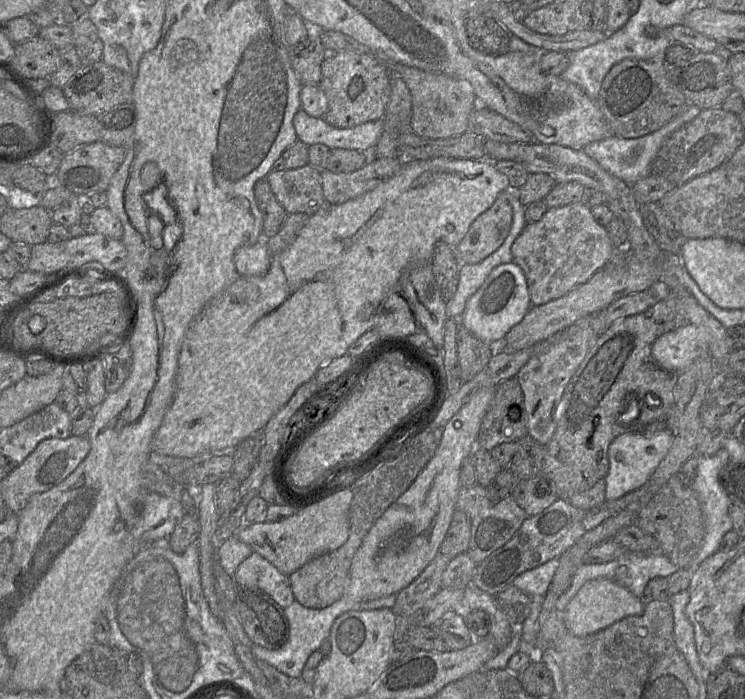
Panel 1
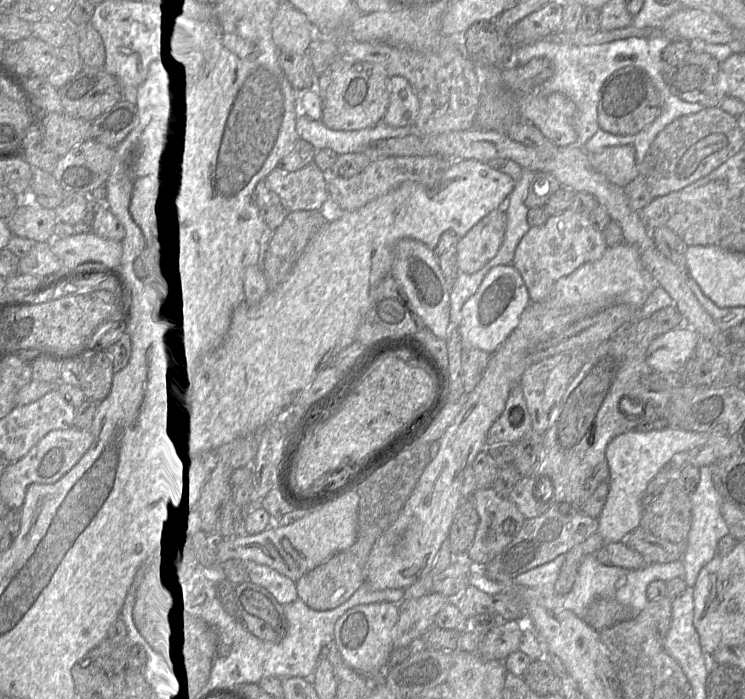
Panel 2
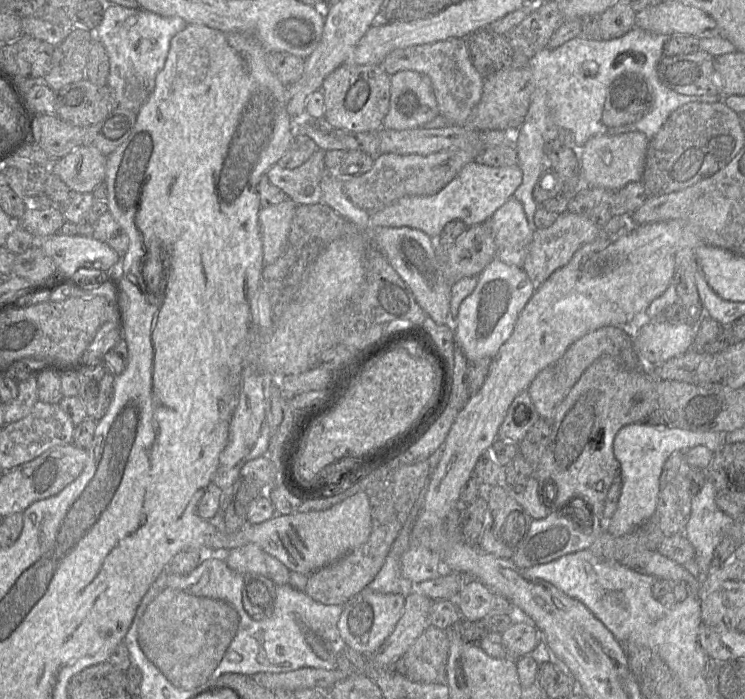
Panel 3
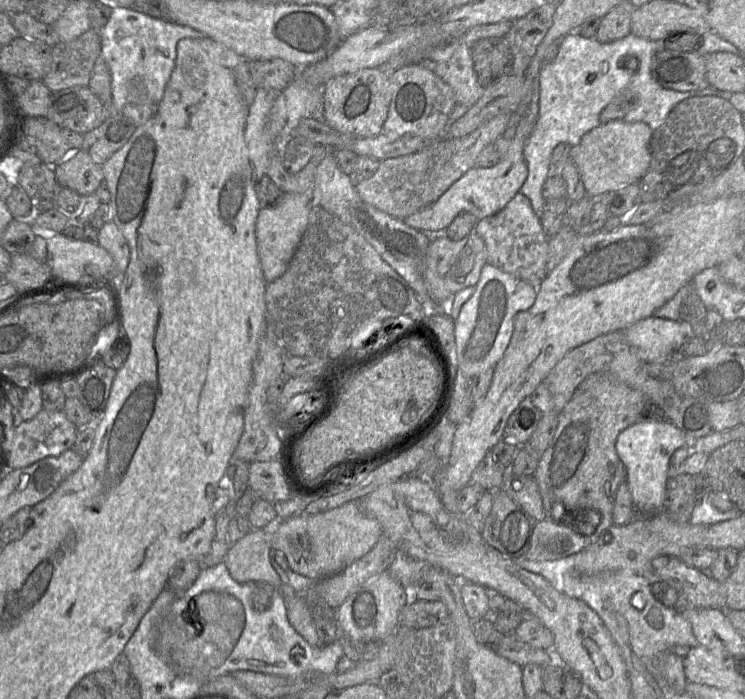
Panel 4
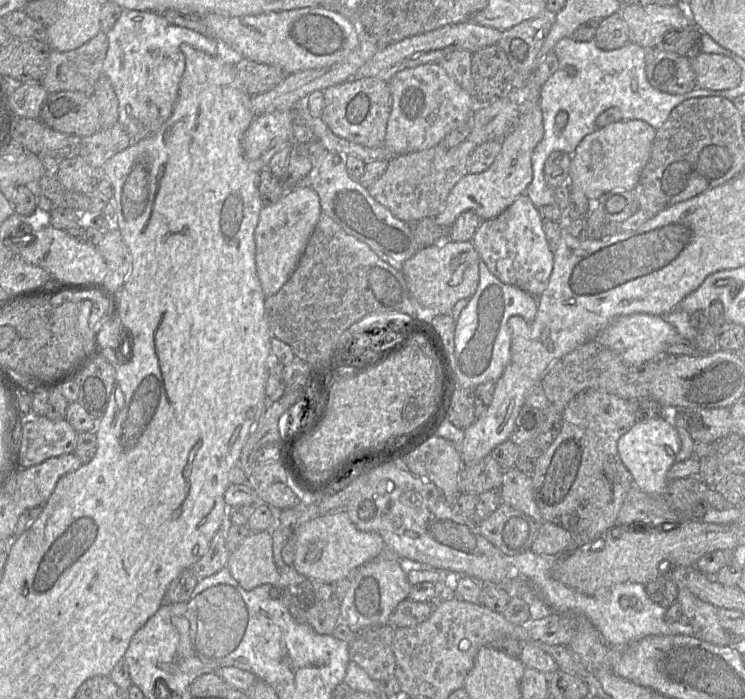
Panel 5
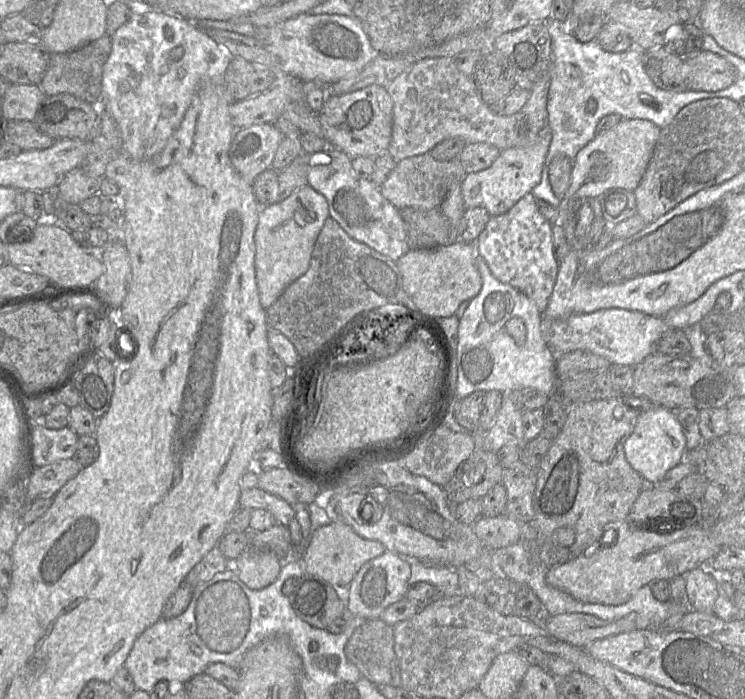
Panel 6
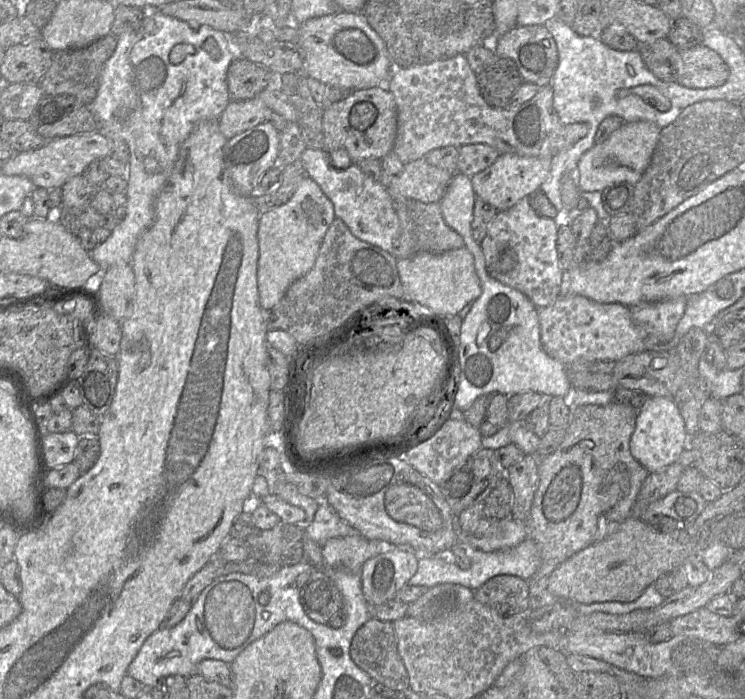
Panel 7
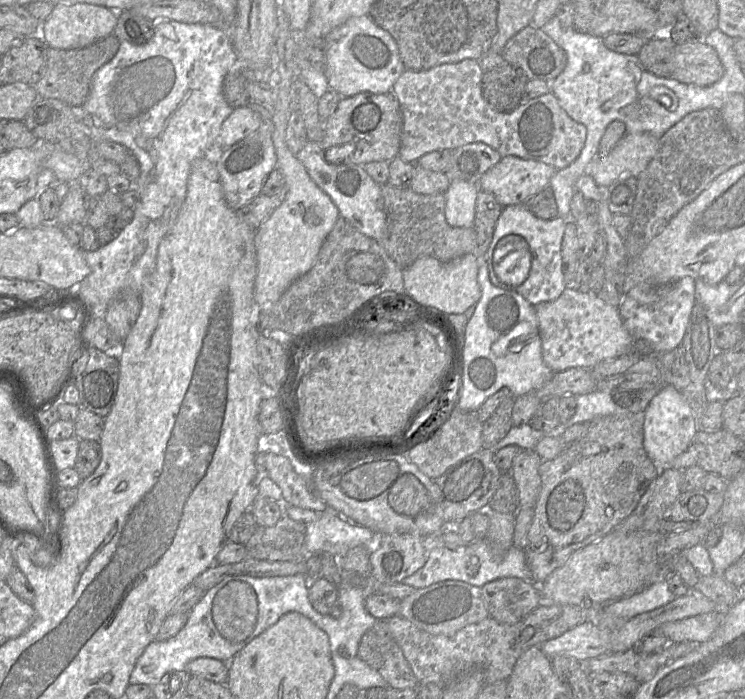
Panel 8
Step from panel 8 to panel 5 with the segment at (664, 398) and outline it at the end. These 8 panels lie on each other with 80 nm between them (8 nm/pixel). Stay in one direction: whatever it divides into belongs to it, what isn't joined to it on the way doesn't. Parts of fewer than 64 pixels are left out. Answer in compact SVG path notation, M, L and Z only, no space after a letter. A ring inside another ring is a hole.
M664 416L638 420L618 441L618 453L633 477L634 485L651 495L662 495L667 486L667 472L676 463L681 438L673 422Z

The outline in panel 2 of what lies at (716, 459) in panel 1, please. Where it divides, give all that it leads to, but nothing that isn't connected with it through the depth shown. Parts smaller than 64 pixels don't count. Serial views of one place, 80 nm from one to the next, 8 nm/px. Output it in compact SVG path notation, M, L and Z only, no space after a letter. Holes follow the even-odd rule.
M710 466L700 467L700 480L690 494L690 500L692 521L682 561L685 568L684 579L689 587L694 587L701 569L717 555L719 541L729 533L728 525L721 514L724 500L714 486Z

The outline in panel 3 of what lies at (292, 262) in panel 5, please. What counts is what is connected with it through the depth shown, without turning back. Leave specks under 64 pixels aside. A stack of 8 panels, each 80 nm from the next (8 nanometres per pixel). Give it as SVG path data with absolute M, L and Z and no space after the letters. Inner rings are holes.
M290 199L261 209L259 224L263 243L263 267L274 263L283 253L297 205Z

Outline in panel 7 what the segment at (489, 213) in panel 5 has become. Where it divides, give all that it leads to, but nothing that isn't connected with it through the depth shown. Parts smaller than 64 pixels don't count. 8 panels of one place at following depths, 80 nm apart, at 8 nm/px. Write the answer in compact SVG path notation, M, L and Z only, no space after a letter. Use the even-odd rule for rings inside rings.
M513 153L500 154L492 165L470 177L476 197L488 202L498 211L507 210L521 199L540 190L549 174L551 160L551 156L531 157Z

